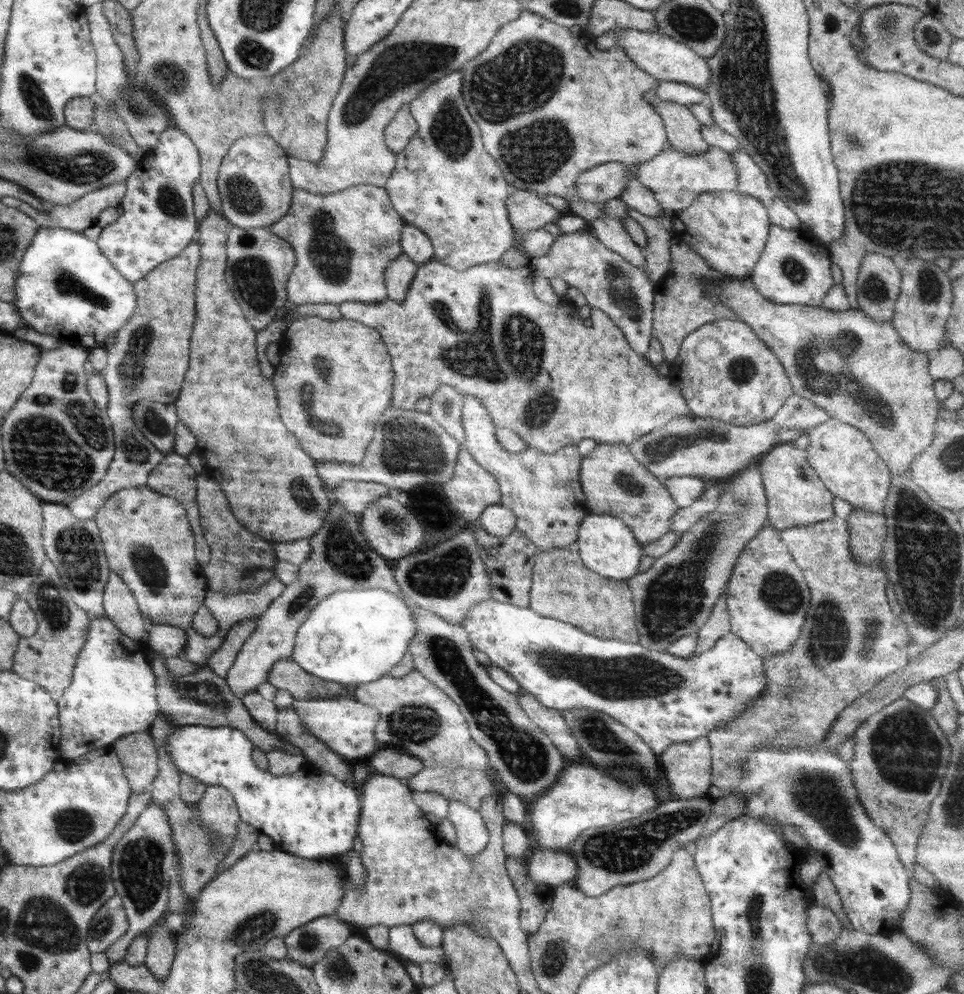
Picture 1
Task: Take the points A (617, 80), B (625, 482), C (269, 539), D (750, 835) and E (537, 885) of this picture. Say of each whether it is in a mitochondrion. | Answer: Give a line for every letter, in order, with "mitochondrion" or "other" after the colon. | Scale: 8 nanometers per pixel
A: other
B: mitochondrion
C: other
D: other
E: other

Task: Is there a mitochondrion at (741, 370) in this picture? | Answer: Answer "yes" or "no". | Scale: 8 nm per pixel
yes

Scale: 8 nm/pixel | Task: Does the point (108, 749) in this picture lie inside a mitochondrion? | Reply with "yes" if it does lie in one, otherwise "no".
no

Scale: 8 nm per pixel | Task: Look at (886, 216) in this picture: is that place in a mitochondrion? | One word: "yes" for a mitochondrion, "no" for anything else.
yes

